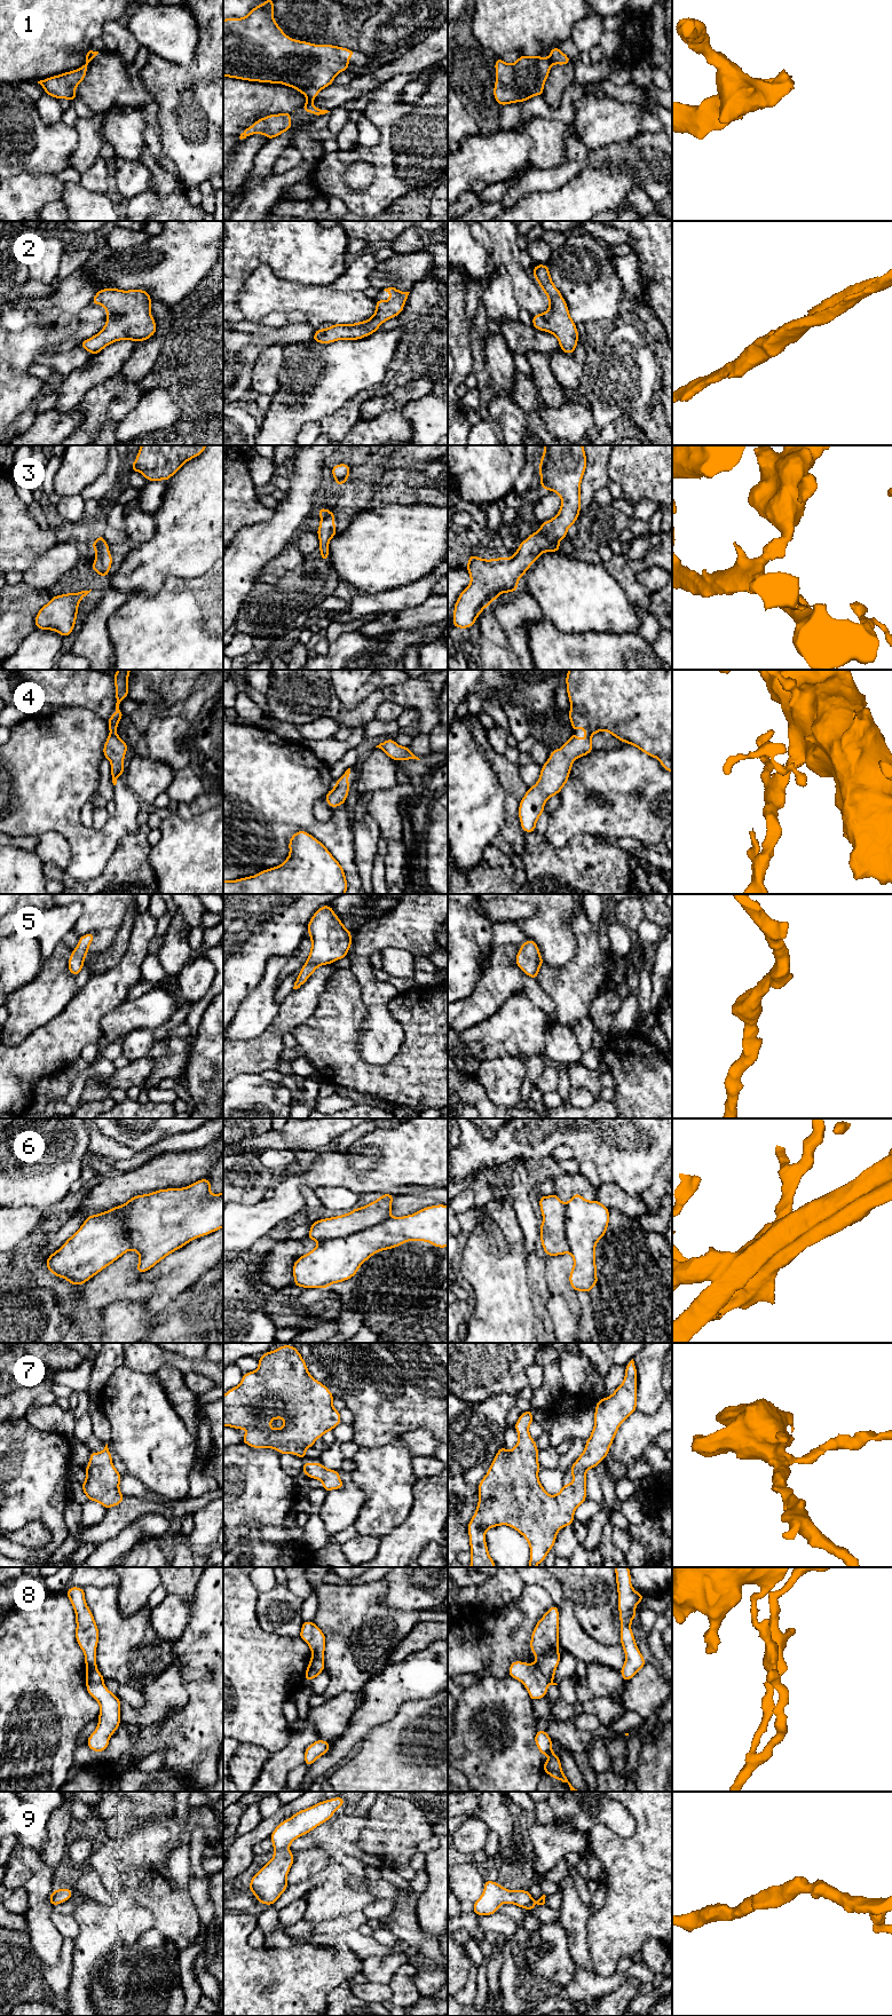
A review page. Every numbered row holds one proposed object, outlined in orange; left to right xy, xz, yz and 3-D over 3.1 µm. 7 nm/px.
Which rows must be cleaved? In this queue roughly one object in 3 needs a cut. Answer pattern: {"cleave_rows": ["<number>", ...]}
{"cleave_rows": ["1", "6"]}

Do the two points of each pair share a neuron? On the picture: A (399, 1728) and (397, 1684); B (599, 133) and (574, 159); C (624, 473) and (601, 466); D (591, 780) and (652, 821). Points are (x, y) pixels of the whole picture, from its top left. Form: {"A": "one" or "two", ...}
{"A": "two", "B": "two", "C": "two", "D": "one"}

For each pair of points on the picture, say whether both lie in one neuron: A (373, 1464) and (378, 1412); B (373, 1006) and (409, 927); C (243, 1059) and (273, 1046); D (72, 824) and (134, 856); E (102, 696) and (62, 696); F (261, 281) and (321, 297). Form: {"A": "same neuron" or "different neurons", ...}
{"A": "different neurons", "B": "same neuron", "C": "same neuron", "D": "different neurons", "E": "same neuron", "F": "same neuron"}

